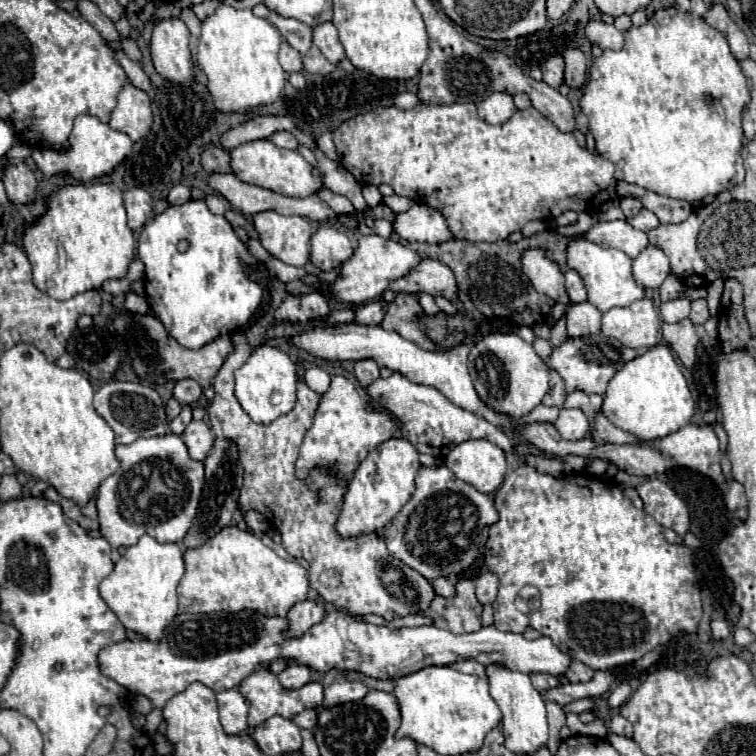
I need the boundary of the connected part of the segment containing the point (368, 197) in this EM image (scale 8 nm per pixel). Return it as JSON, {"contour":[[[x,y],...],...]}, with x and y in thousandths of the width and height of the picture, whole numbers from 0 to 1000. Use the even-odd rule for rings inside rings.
{"contour":[[[483,245],[480,247],[480,261],[483,261],[483,266],[485,266],[488,274],[499,274],[507,266],[507,258],[501,255],[501,250],[496,245]]]}

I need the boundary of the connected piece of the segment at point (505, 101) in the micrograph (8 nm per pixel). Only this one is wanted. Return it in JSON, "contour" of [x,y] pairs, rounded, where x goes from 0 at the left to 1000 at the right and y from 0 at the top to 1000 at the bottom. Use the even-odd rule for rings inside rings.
{"contour":[[[652,123],[644,131],[639,131],[631,144],[634,144],[634,155],[649,165],[668,163],[684,147],[679,136],[679,126],[673,123]]]}

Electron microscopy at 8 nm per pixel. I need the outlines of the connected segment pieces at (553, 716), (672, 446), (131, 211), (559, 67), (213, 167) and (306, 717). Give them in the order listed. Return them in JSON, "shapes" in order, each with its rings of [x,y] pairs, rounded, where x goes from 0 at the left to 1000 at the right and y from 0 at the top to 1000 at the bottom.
{"shapes":[[[[721,927],[724,933],[724,954],[726,954],[726,993],[734,996],[737,993],[737,985],[742,983],[742,975],[739,975],[739,964],[747,959],[747,940],[739,930],[731,930],[731,927]]],[[[911,560],[898,570],[864,583],[864,591],[893,607],[901,618],[930,626],[946,639],[959,636],[954,626],[954,599],[946,560],[943,562]]],[[[179,247],[179,250],[165,253],[163,263],[165,263],[171,300],[176,306],[187,306],[189,298],[192,298],[192,292],[197,290],[200,279],[202,279],[202,263],[200,263],[200,258],[192,250]]],[[[742,73],[725,75],[718,83],[717,99],[717,106],[724,112],[739,115],[745,110],[745,75]]],[[[271,192],[266,200],[266,218],[274,229],[287,226],[287,229],[303,229],[303,202],[295,200],[287,192]]],[[[406,938],[401,946],[390,946],[390,948],[388,948],[388,956],[396,959],[396,962],[414,964],[414,962],[419,959],[419,940],[417,940],[417,938]]]]}

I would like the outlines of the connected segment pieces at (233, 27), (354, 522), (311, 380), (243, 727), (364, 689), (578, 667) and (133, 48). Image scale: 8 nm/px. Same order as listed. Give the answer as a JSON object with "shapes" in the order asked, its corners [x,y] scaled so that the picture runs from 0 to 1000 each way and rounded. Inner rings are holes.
{"shapes":[[[[295,4],[269,28],[261,83],[276,104],[274,115],[290,147],[327,147],[366,134],[380,107],[380,97],[366,81],[369,60],[372,44],[366,36],[353,25],[337,22],[332,12],[311,12]]],[[[515,581],[504,586],[478,610],[470,623],[470,631],[462,639],[462,649],[456,655],[456,668],[451,684],[446,689],[446,705],[451,710],[470,710],[478,705],[491,705],[507,700],[528,673],[544,660],[549,649],[549,628],[557,620],[554,597],[538,581]],[[493,607],[496,607],[496,631],[493,631]]],[[[411,485],[411,488],[403,491],[403,507],[406,507],[409,515],[414,515],[414,517],[419,517],[419,520],[427,522],[427,520],[435,515],[438,499],[435,499],[427,488],[422,488],[422,485]]],[[[313,911],[287,917],[287,930],[290,930],[290,954],[300,972],[316,972],[319,967],[327,967],[329,930]]],[[[446,898],[430,911],[430,925],[425,935],[440,935],[462,927],[475,927],[488,917],[488,909],[480,901],[462,901],[462,898]]],[[[758,874],[755,877],[755,882],[750,885],[750,898],[755,901],[755,903],[776,903],[776,901],[782,901],[782,896],[784,896],[784,885],[782,882],[774,882],[771,877],[766,877],[766,874]]],[[[171,49],[160,52],[160,62],[163,62],[163,67],[168,70],[168,75],[173,75],[176,81],[184,81],[184,78],[187,78],[187,67],[184,67],[184,62],[181,62],[179,54],[173,54]]]]}

